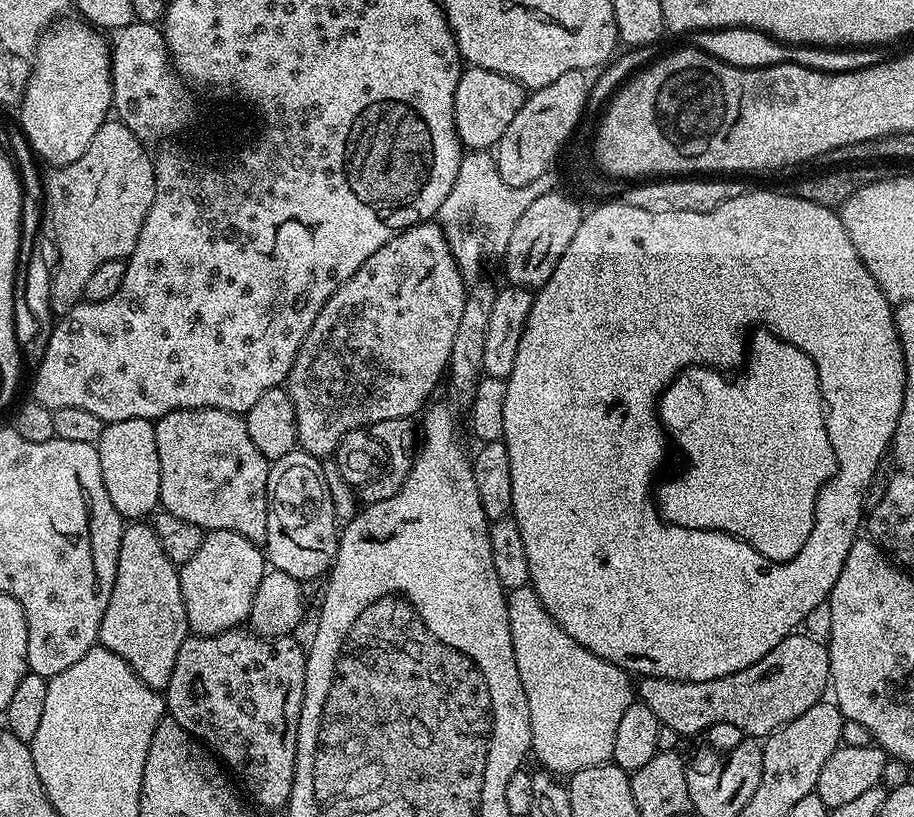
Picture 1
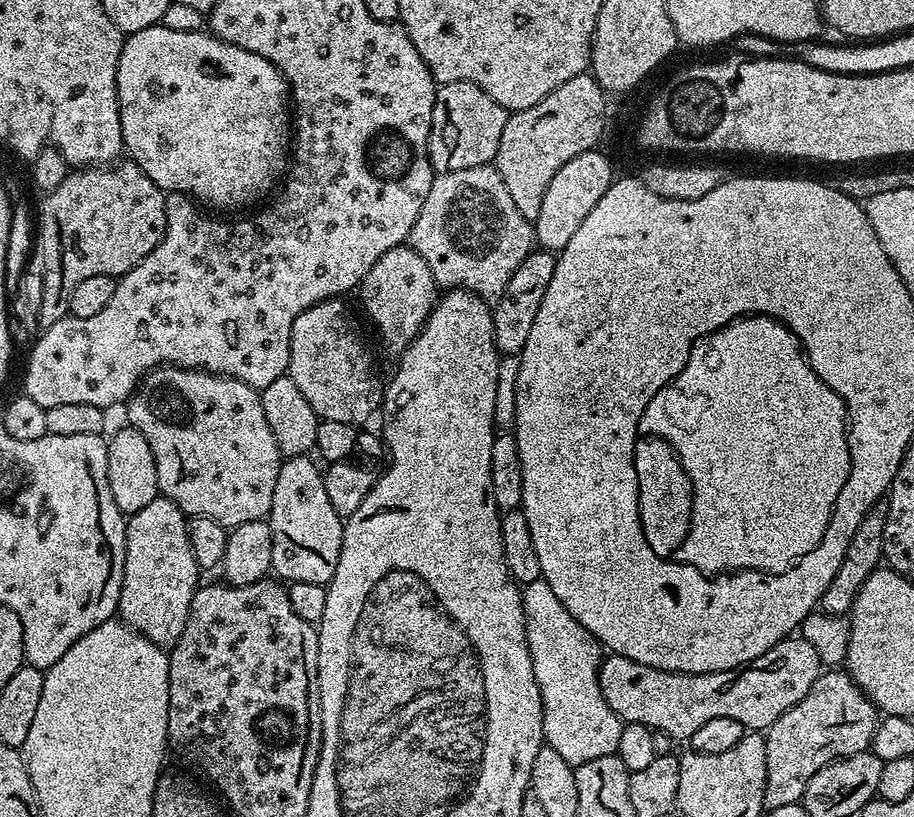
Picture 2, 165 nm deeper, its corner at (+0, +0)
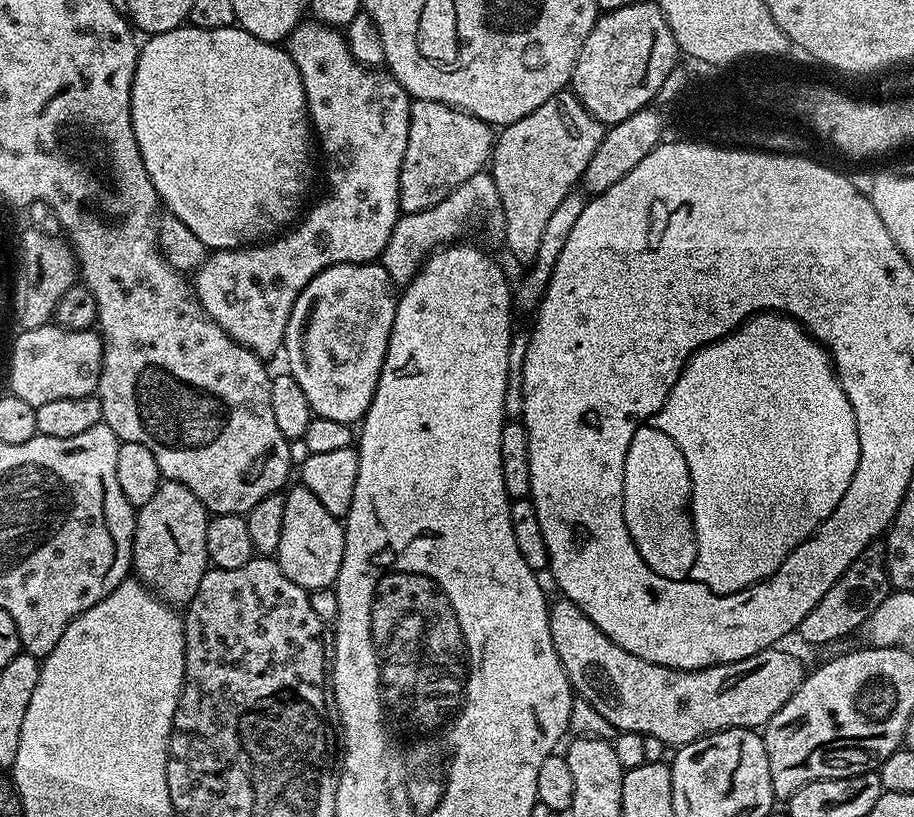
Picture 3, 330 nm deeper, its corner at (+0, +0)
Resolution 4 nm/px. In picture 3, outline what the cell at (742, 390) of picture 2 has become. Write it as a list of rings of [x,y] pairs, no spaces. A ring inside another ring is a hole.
[[[775,312],[759,313],[745,320],[736,331],[729,332],[720,340],[705,344],[692,353],[679,378],[674,382],[666,402],[656,411],[650,422],[658,430],[662,430],[662,434],[674,438],[674,446],[678,446],[678,450],[682,450],[682,458],[686,458],[692,483],[690,515],[692,529],[696,535],[696,557],[691,579],[718,596],[742,592],[745,588],[751,588],[752,585],[774,575],[782,566],[782,562],[786,562],[788,555],[812,537],[817,528],[830,518],[830,514],[834,514],[838,502],[842,502],[846,490],[850,490],[850,482],[860,461],[860,439],[854,410],[842,390],[832,357],[828,355],[824,345],[813,340],[791,316]]]

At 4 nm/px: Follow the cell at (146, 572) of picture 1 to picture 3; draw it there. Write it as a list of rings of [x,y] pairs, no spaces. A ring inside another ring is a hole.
[[[164,480],[154,490],[154,498],[136,512],[136,529],[132,535],[132,566],[135,579],[155,592],[166,604],[187,606],[198,594],[198,582],[208,572],[210,561],[206,550],[207,508],[173,480]]]

